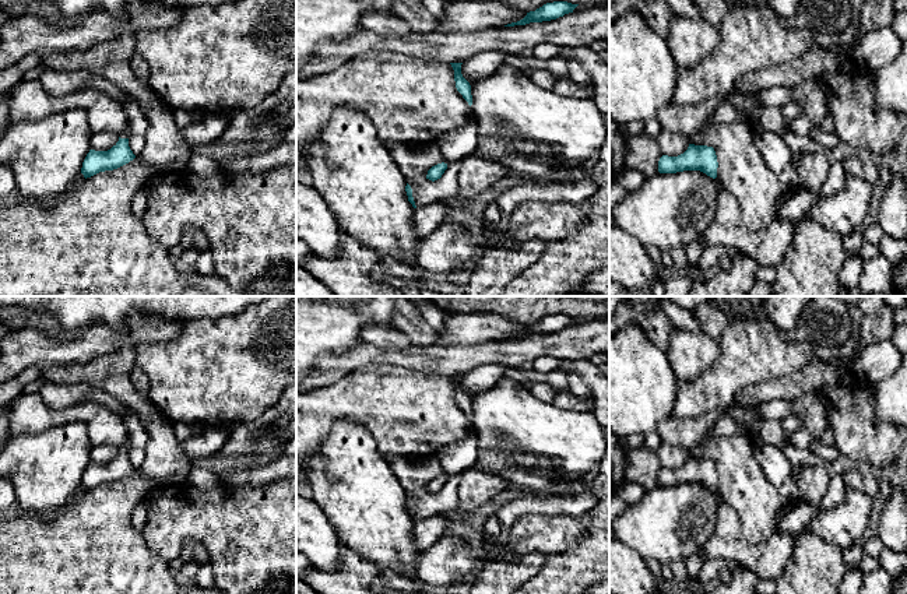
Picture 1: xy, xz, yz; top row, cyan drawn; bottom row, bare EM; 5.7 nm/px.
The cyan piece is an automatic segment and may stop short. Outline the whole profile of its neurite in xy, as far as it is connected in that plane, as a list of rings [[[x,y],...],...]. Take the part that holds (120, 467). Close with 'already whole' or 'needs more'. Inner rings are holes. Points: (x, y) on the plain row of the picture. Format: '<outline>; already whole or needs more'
[[[127,436],[126,442],[119,447],[119,454],[110,463],[89,463],[81,481],[84,491],[87,492],[99,485],[117,482],[133,474],[136,468],[129,460],[129,451],[131,449],[131,439]]]; needs more

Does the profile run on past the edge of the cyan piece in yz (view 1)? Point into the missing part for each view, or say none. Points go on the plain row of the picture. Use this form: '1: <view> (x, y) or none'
1: none

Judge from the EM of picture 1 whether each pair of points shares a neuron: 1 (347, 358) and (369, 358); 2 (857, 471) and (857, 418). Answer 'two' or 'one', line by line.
1: one
2: two

